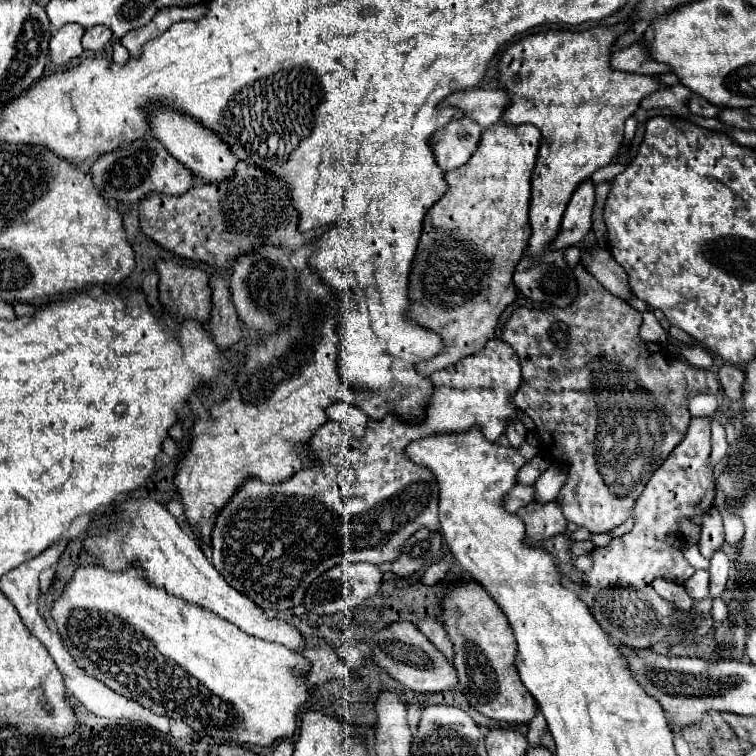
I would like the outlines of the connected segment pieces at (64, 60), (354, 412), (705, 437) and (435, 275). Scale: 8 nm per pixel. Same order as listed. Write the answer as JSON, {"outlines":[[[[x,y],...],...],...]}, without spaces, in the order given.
{"outlines":[[[[68,23],[54,33],[54,37],[50,39],[50,59],[56,69],[68,67],[72,59],[78,59],[82,55],[84,51],[80,43],[82,35],[84,35],[84,27],[74,23]]],[[[334,403],[328,407],[328,417],[334,419],[334,421],[340,421],[342,427],[352,435],[352,437],[358,437],[358,441],[364,437],[364,431],[366,431],[366,423],[368,423],[368,417],[366,413],[356,407],[356,405],[348,405],[348,403]]],[[[694,417],[682,445],[670,453],[636,499],[632,531],[612,539],[606,547],[594,547],[592,569],[582,573],[580,583],[586,591],[582,591],[580,597],[608,633],[610,641],[620,649],[650,649],[664,641],[668,631],[676,625],[678,611],[672,603],[660,599],[652,581],[666,579],[684,585],[694,575],[696,569],[682,555],[682,543],[686,539],[678,529],[678,521],[704,515],[714,505],[714,489],[714,473],[710,467],[710,421]]],[[[496,123],[488,131],[484,131],[478,149],[466,165],[444,173],[448,191],[424,217],[424,229],[412,263],[408,285],[408,317],[420,327],[438,333],[446,347],[436,357],[420,361],[416,365],[418,373],[422,373],[424,377],[430,377],[434,371],[446,369],[448,365],[458,363],[462,357],[480,351],[482,345],[486,345],[486,341],[494,337],[500,313],[516,299],[512,273],[522,259],[530,237],[530,177],[538,155],[538,145],[540,131],[534,125],[510,127],[504,123]]]]}

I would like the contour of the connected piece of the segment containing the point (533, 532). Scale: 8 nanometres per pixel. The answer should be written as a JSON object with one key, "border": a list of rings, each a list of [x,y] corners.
{"border":[[[530,503],[516,513],[526,525],[526,543],[538,545],[544,539],[550,539],[566,529],[566,519],[562,515],[562,507],[552,503]]]}

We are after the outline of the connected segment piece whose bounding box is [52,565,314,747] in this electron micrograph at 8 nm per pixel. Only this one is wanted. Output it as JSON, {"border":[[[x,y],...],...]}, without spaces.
{"border":[[[100,565],[78,567],[64,593],[52,605],[52,619],[68,653],[88,675],[112,691],[138,701],[142,707],[186,721],[196,733],[210,735],[222,743],[270,747],[278,739],[288,739],[298,727],[298,711],[314,697],[304,683],[310,663],[302,653],[250,637],[212,611],[188,605],[164,593],[164,589],[148,585],[140,569],[106,573]]]}

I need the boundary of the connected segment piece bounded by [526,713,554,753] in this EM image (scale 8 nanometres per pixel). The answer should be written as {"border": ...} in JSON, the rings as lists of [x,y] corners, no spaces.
{"border":[[[540,713],[534,717],[534,721],[530,721],[530,725],[528,725],[528,737],[526,739],[528,739],[528,743],[532,747],[540,745],[540,747],[546,747],[550,753],[554,753],[554,739],[550,737],[546,719]]]}

